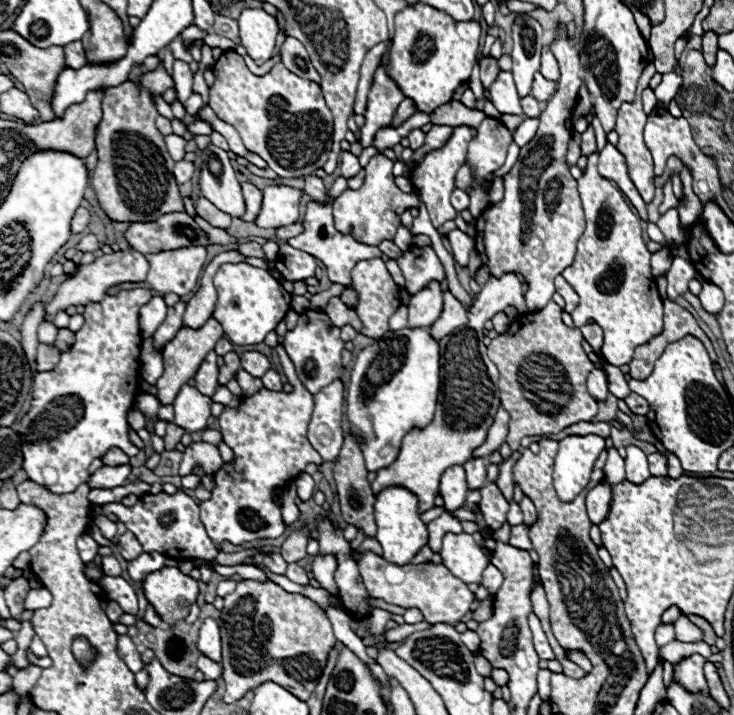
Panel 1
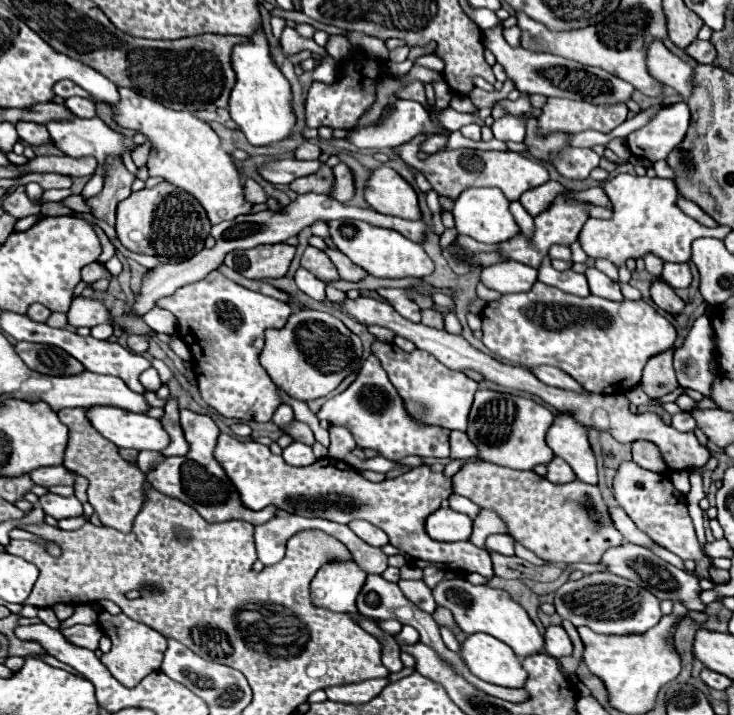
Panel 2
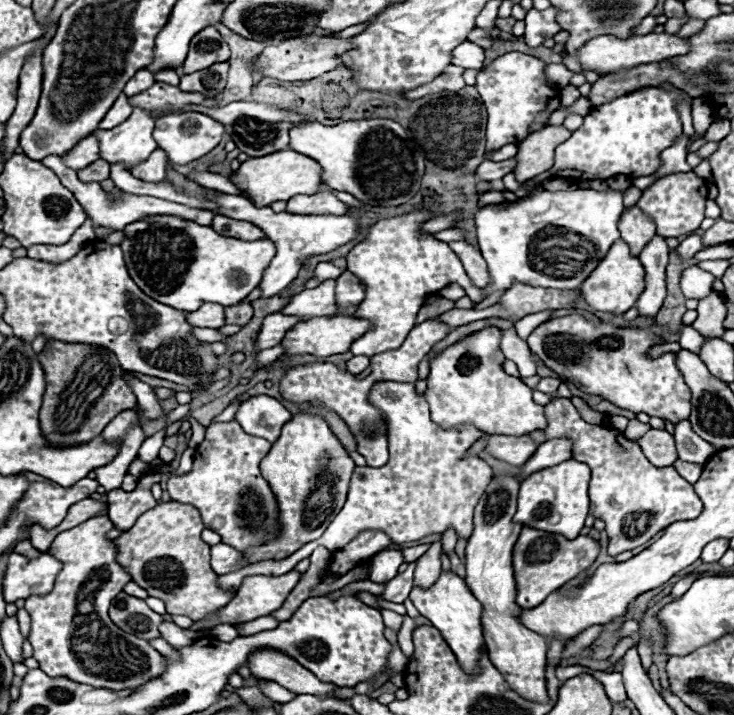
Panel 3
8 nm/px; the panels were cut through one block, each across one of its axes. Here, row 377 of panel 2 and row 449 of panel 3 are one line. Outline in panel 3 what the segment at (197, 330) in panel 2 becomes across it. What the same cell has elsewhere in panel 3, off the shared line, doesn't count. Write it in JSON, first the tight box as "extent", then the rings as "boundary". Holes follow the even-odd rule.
{"extent":[166,420,280,552],"boundary":[[[234,420],[210,424],[204,442],[194,452],[192,470],[184,476],[170,476],[166,490],[172,500],[196,506],[204,526],[220,534],[224,544],[238,552],[262,546],[280,530],[278,502],[258,468],[270,446],[268,440],[246,434]]]}

